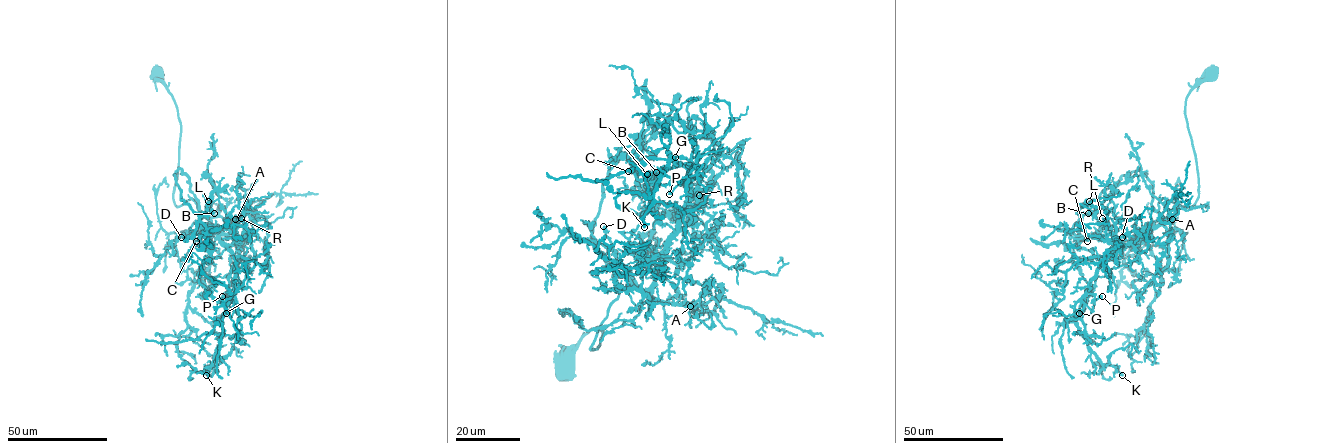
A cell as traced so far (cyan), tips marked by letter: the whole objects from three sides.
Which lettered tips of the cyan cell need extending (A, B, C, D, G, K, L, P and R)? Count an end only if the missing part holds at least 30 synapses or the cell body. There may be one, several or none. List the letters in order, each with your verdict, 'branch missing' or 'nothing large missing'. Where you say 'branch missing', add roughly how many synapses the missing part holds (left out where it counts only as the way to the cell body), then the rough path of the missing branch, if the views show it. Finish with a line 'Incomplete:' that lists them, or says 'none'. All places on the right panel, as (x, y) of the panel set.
A: nothing large missing
B: nothing large missing
C: nothing large missing
D: branch missing; about 100 synapses; missing branch runs (1122, 237), (1111, 239), (1105, 252), (1115, 274), (1122, 274)
G: nothing large missing
K: nothing large missing
L: nothing large missing
P: nothing large missing
R: nothing large missing
Incomplete: D

